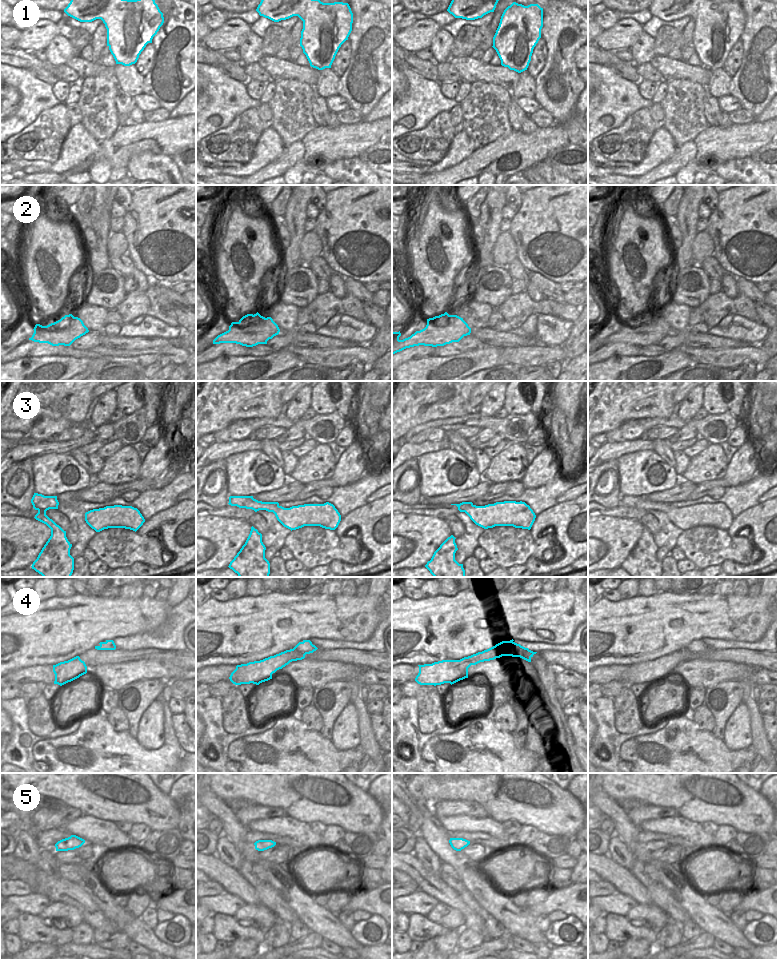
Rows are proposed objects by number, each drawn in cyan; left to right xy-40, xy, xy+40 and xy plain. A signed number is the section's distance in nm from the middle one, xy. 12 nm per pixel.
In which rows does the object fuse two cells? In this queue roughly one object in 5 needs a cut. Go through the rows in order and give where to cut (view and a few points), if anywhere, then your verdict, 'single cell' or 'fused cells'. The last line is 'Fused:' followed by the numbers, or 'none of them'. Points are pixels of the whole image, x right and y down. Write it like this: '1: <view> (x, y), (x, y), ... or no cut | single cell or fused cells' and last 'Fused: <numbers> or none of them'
1: no cut | single cell
2: no cut | single cell
3: no cut | single cell
4: no cut | single cell
5: no cut | single cell
Fused: none of them

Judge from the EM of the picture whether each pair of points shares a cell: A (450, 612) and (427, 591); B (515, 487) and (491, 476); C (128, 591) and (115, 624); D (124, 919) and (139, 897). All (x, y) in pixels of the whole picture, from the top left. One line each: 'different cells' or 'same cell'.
A: different cells
B: different cells
C: different cells
D: different cells

